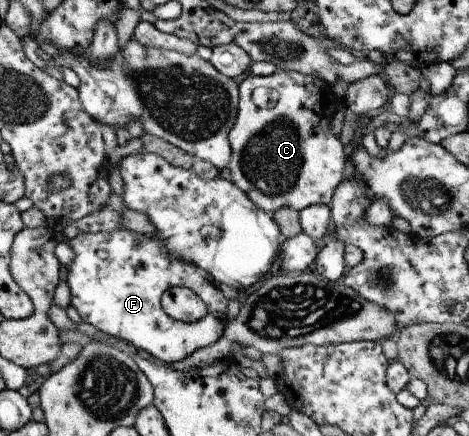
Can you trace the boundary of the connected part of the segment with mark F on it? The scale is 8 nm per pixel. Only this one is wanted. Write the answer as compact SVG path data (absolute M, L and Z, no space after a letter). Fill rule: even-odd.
M120 228L120 230L95 234L80 231L78 236L67 241L74 250L74 260L68 268L67 280L72 292L70 305L78 310L78 314L81 314L81 321L91 324L106 335L134 345L136 349L143 350L146 356L157 358L165 364L174 364L176 361L189 357L199 348L212 346L220 340L220 336L224 333L224 318L226 318L226 306L228 306L226 296L192 262L182 262L180 256L172 256L160 240L154 240L150 235ZM173 287L190 288L196 292L196 295L206 304L208 314L192 324L170 318L162 309L161 297L166 290Z

